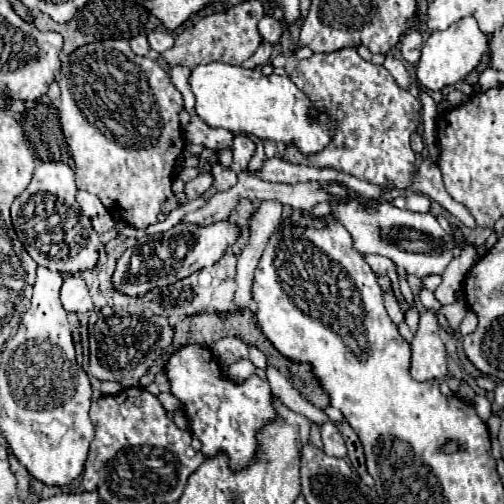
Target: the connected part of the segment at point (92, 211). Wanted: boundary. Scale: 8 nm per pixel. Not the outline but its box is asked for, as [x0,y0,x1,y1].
[77,190,105,218]

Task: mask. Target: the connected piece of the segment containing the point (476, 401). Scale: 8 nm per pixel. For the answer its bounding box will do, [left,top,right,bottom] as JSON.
[473,396,491,420]

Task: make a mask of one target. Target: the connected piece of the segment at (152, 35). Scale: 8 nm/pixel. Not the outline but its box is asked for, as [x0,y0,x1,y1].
[147,30,175,54]

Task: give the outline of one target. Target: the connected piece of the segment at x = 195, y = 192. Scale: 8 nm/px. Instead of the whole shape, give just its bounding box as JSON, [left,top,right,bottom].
[185,172,213,200]

